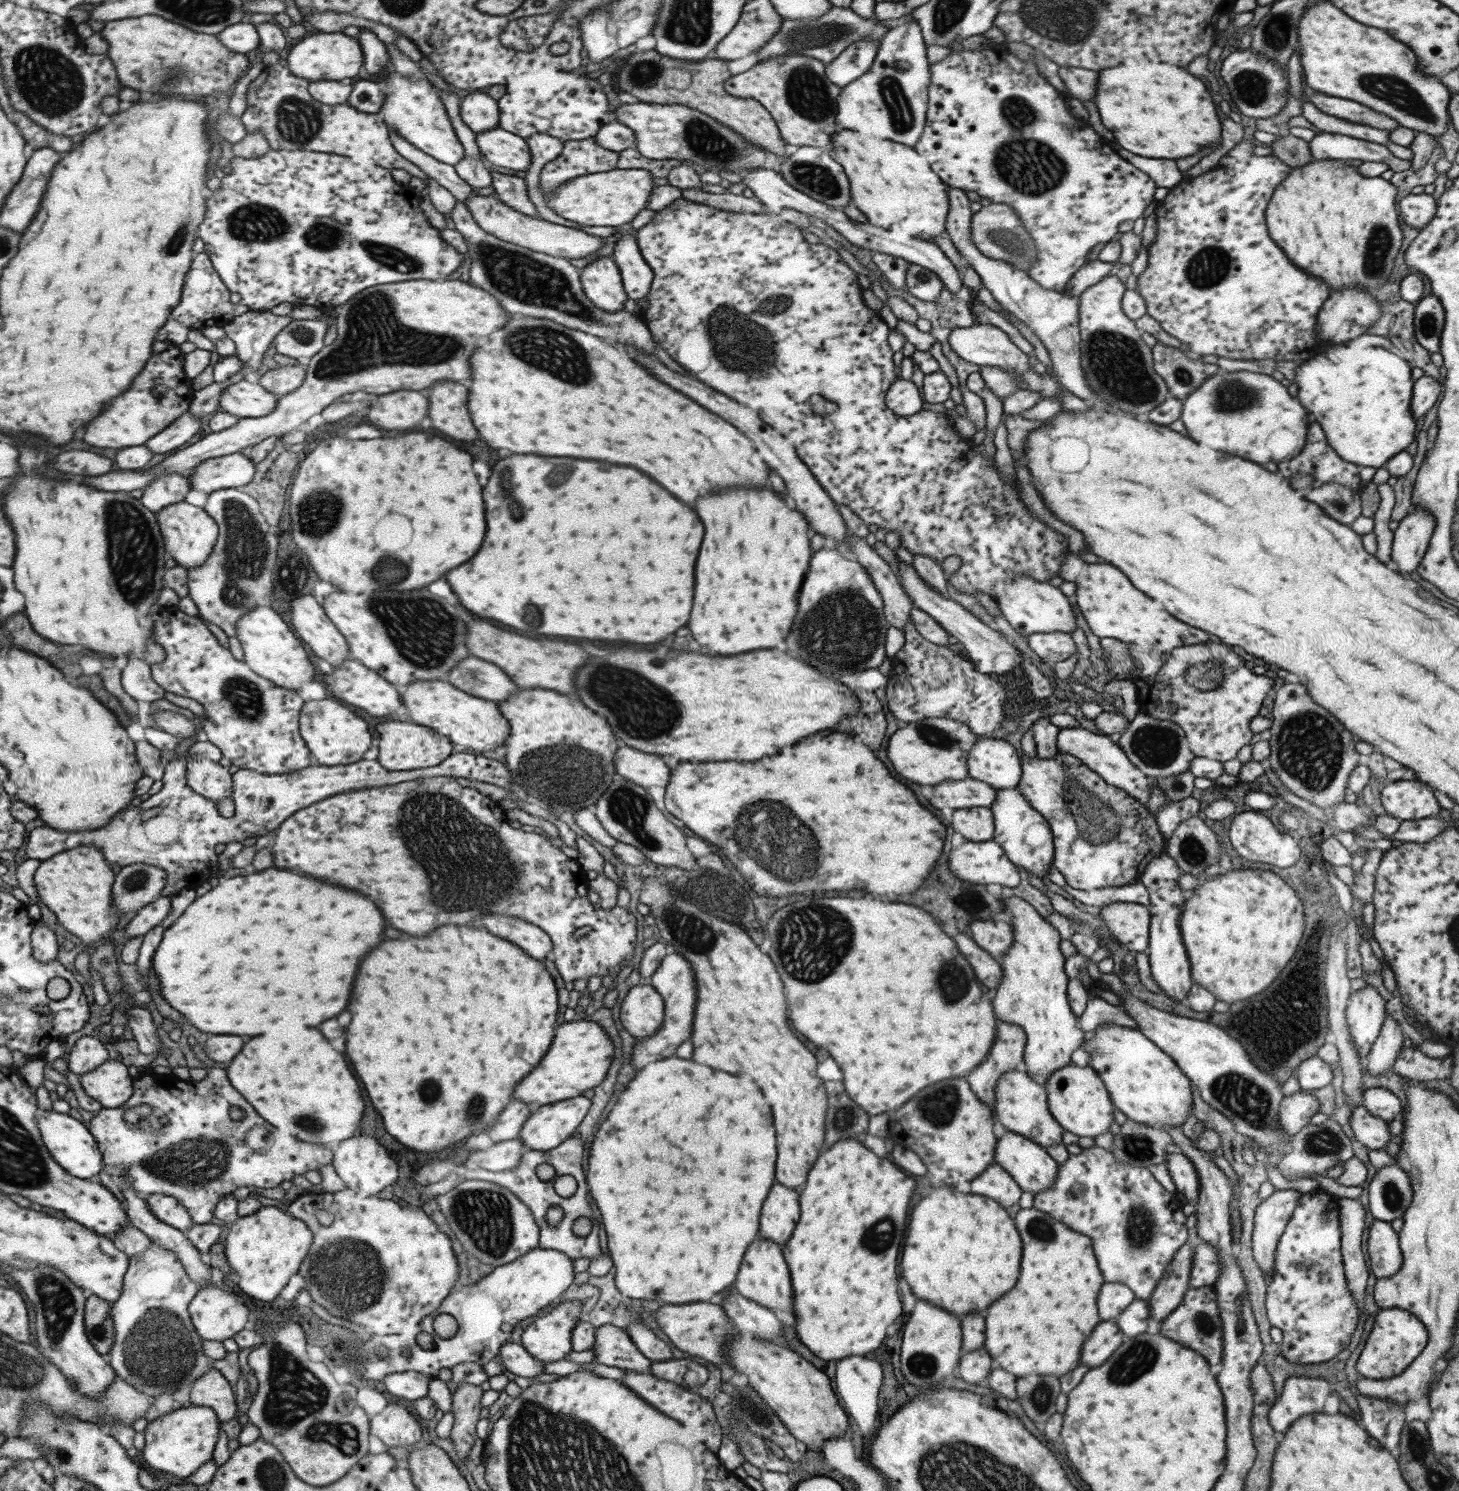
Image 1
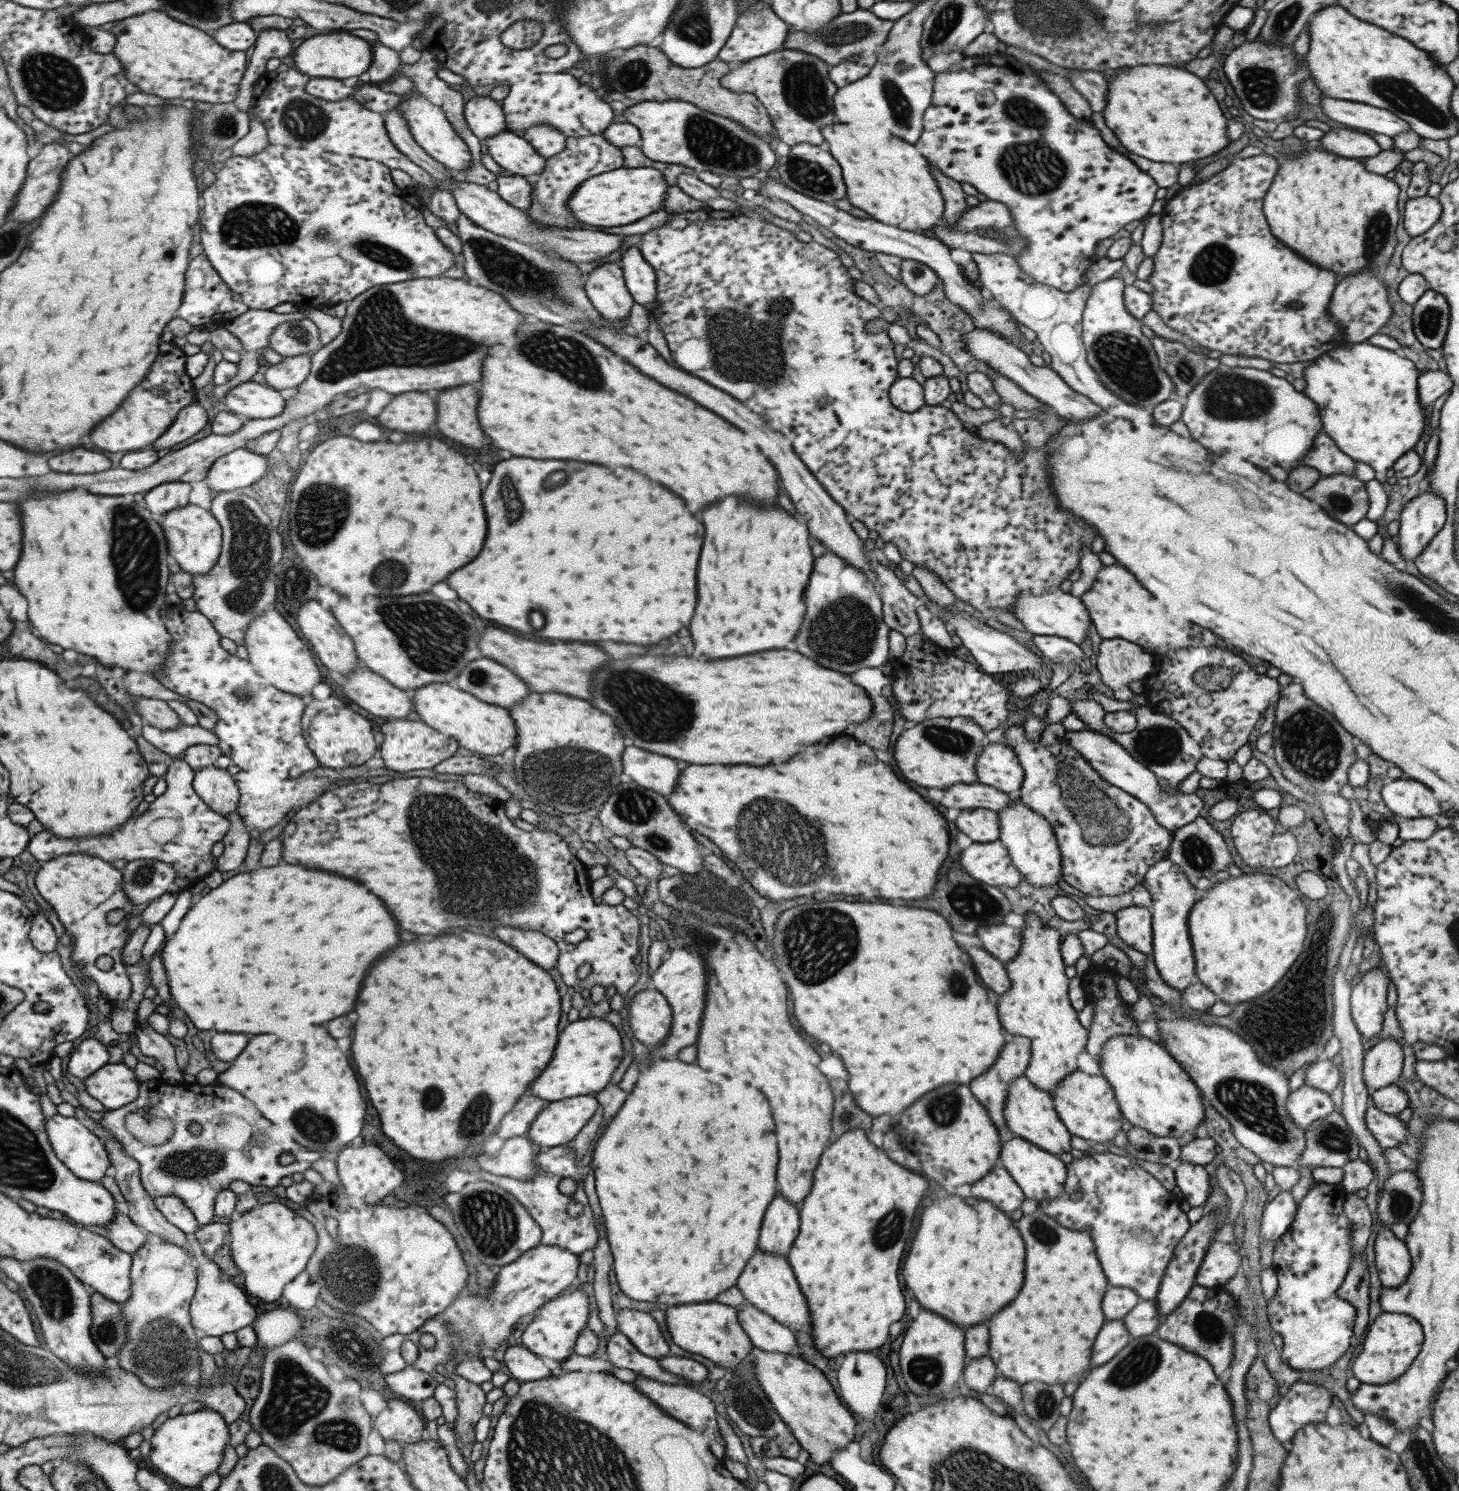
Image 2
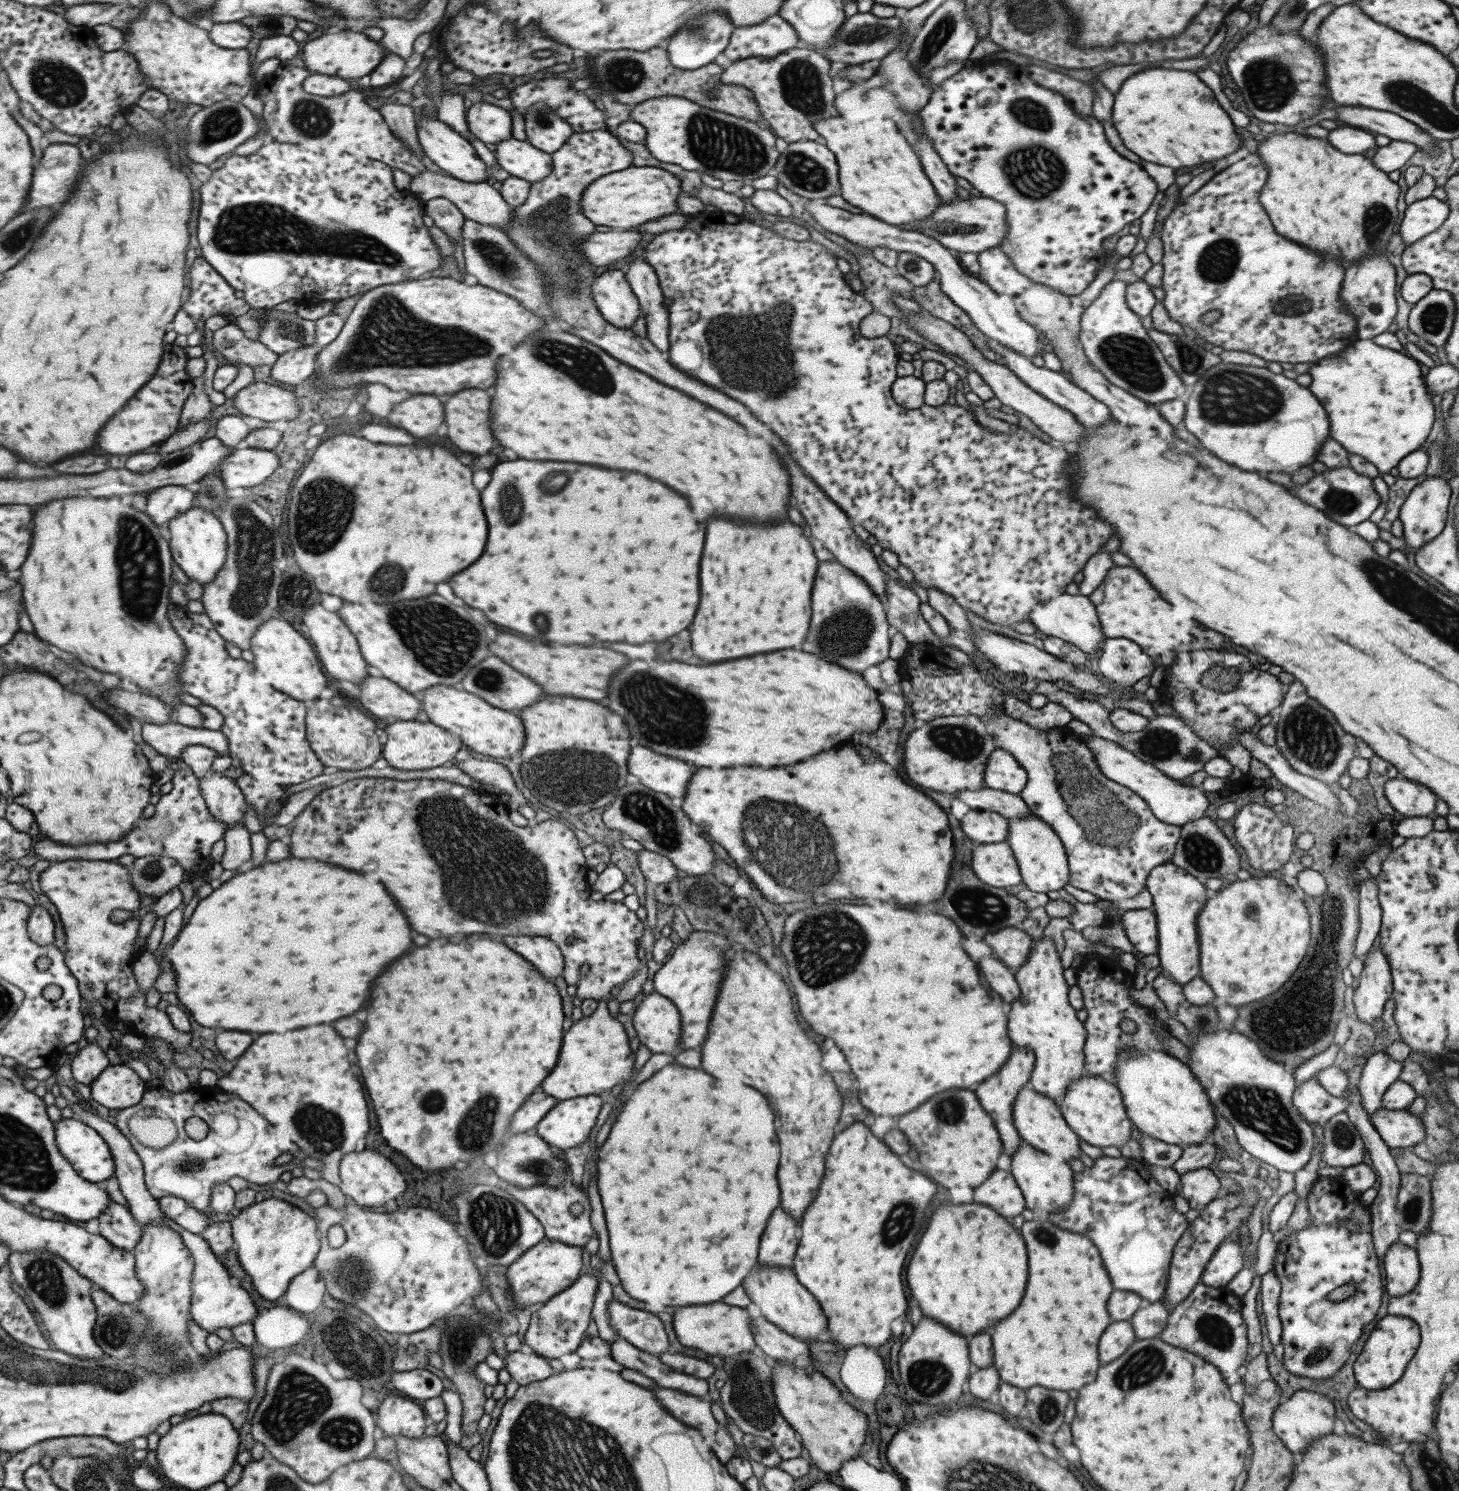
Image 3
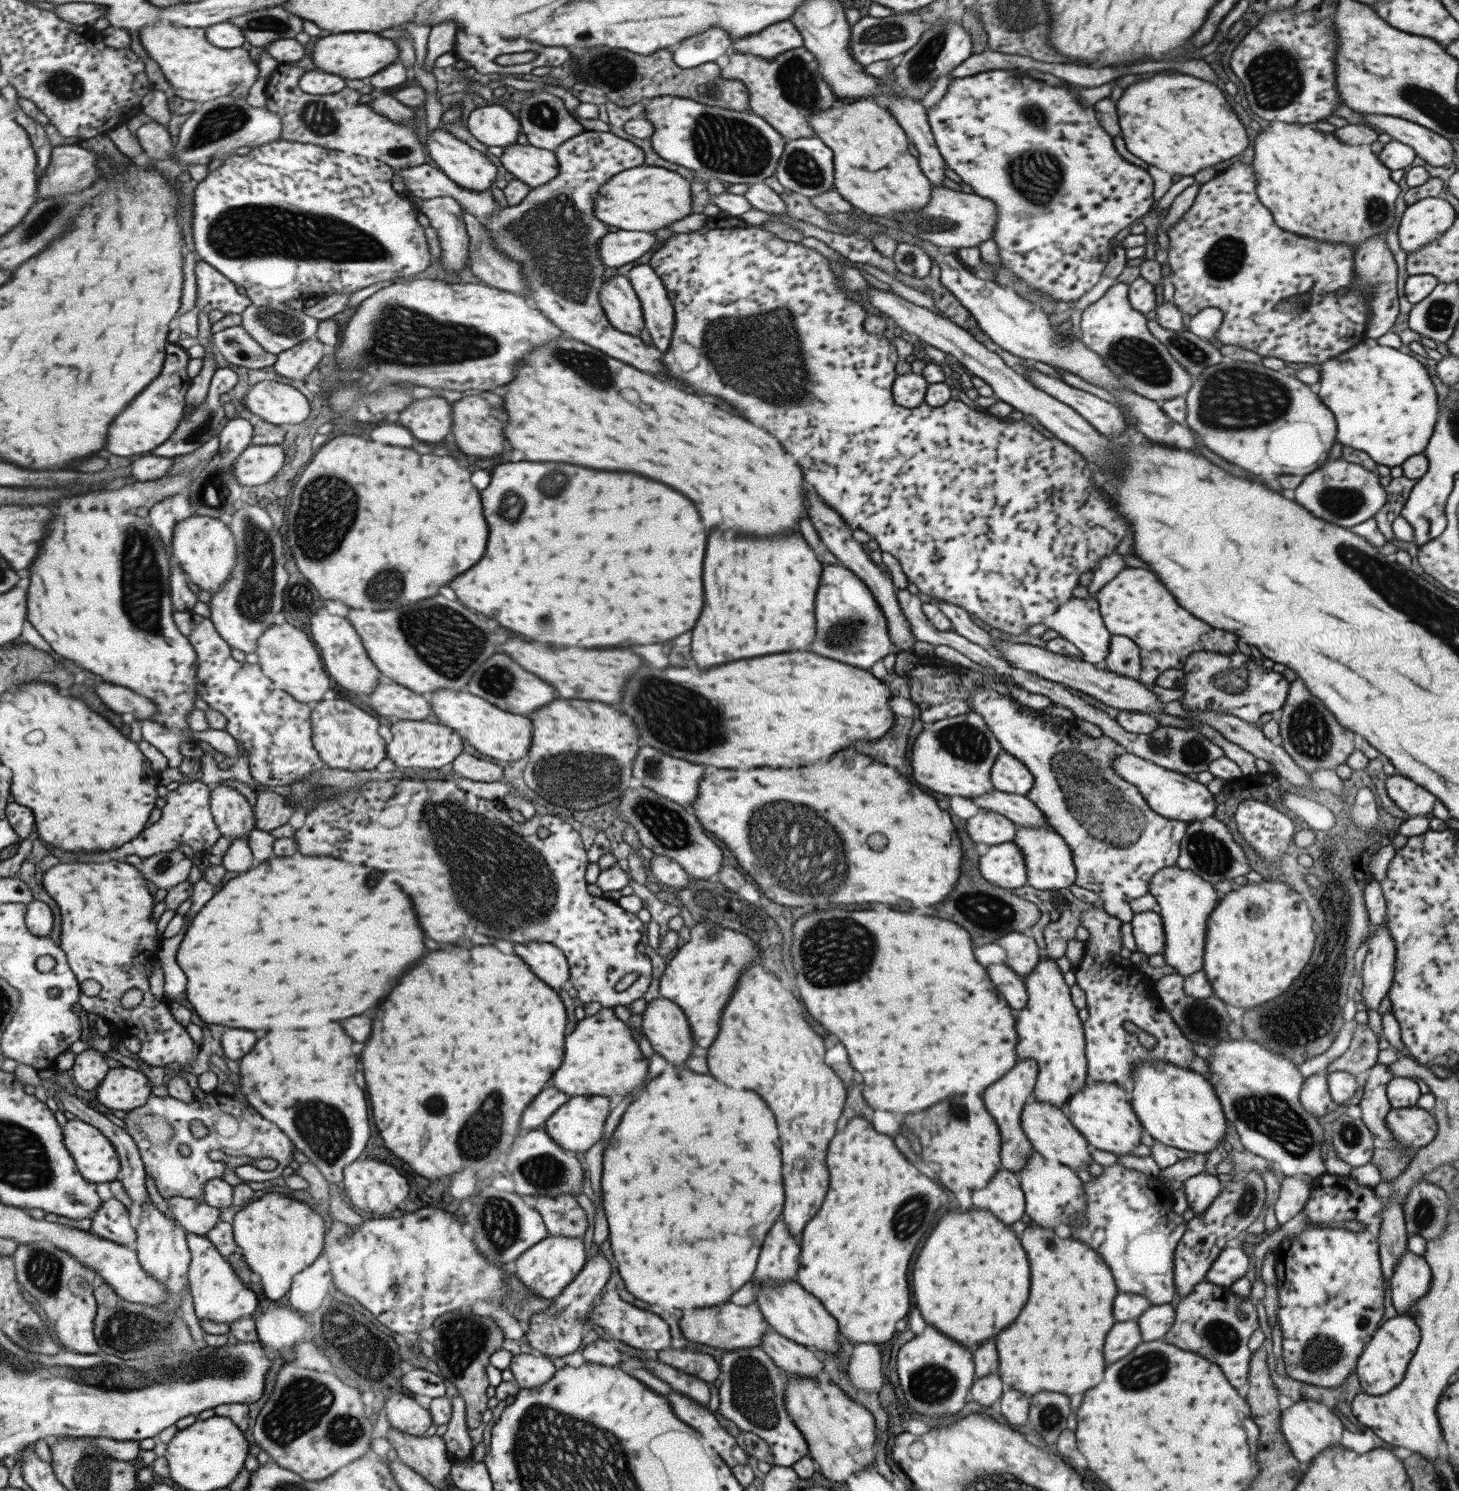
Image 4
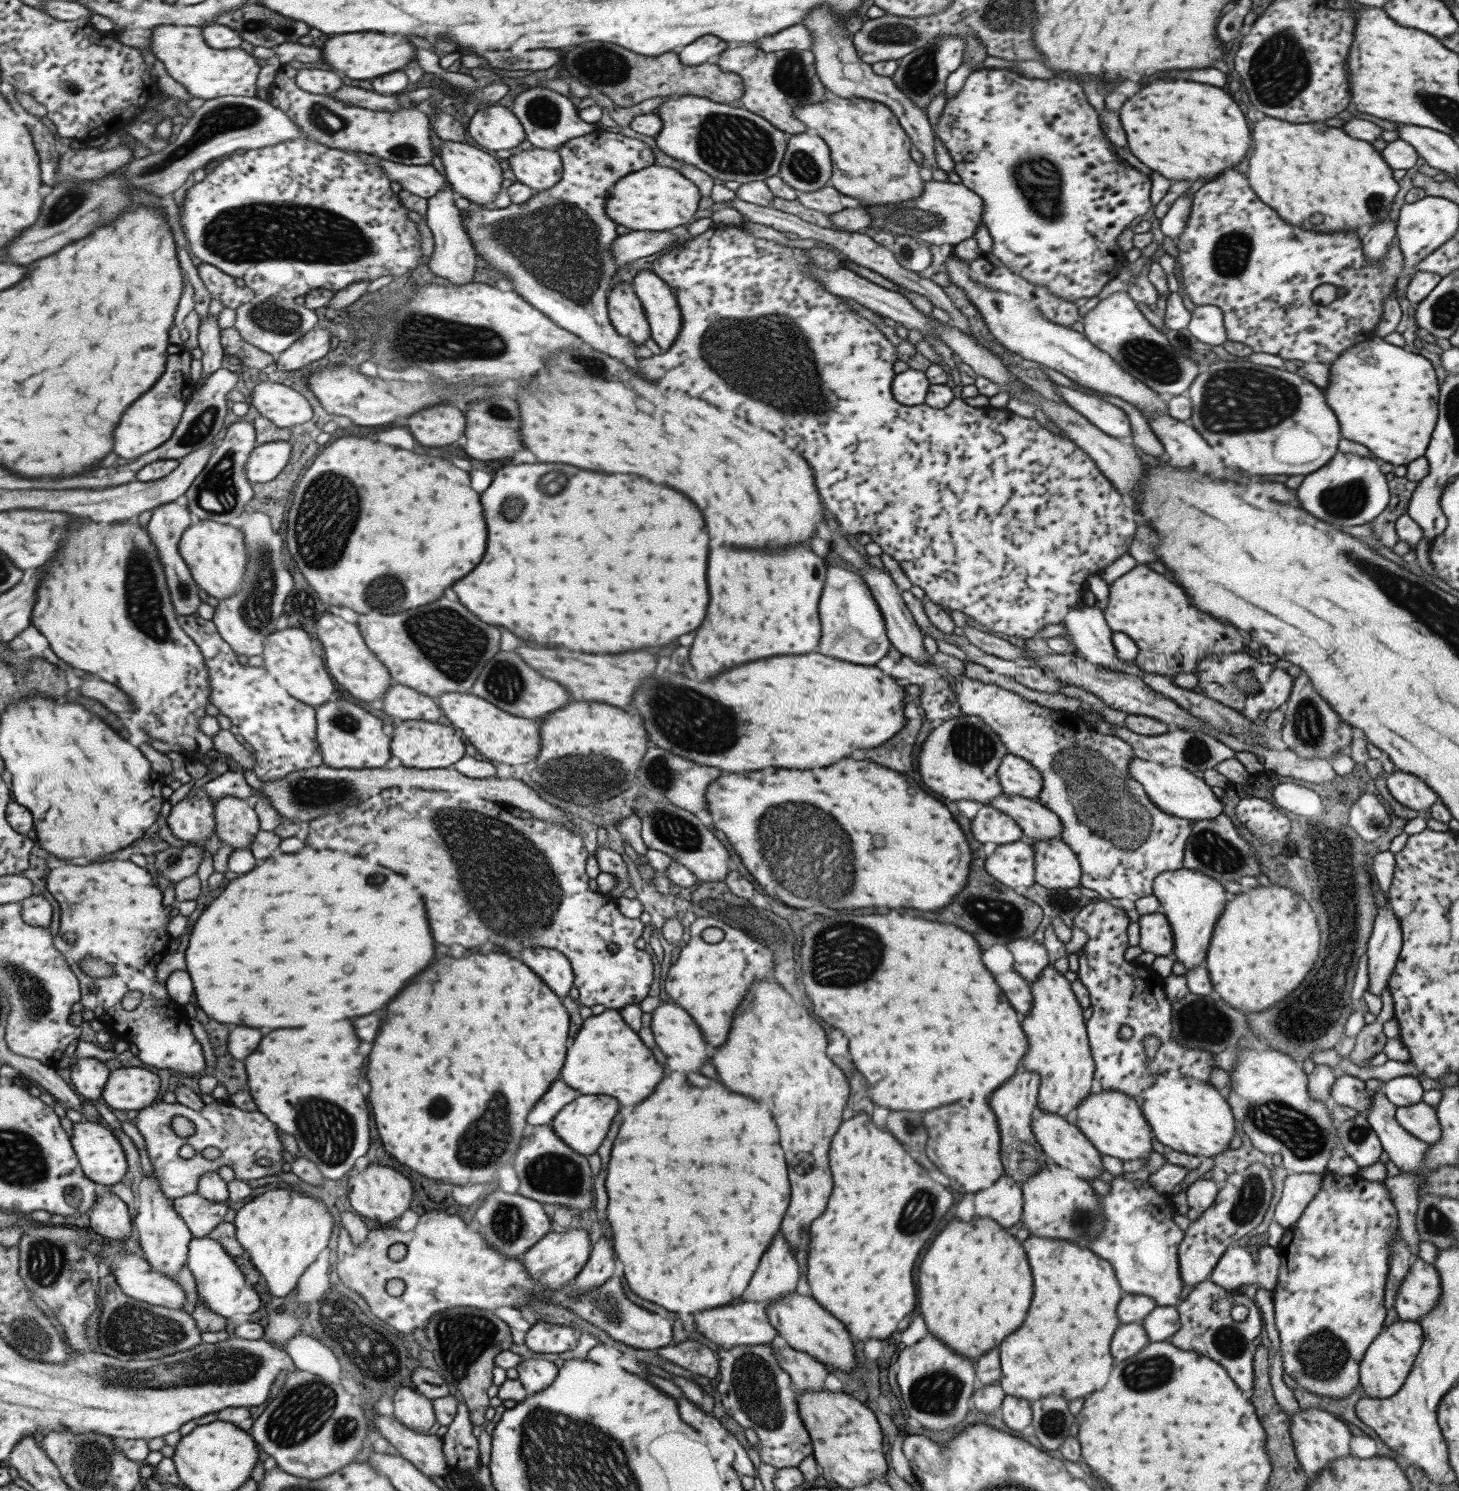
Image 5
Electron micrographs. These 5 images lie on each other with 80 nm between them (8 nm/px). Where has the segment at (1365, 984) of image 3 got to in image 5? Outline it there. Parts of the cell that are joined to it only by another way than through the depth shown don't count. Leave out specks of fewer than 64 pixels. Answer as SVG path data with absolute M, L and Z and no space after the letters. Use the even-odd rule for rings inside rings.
M1388 904L1378 909L1367 944L1368 993L1378 996L1385 990L1400 951L1401 931Z

